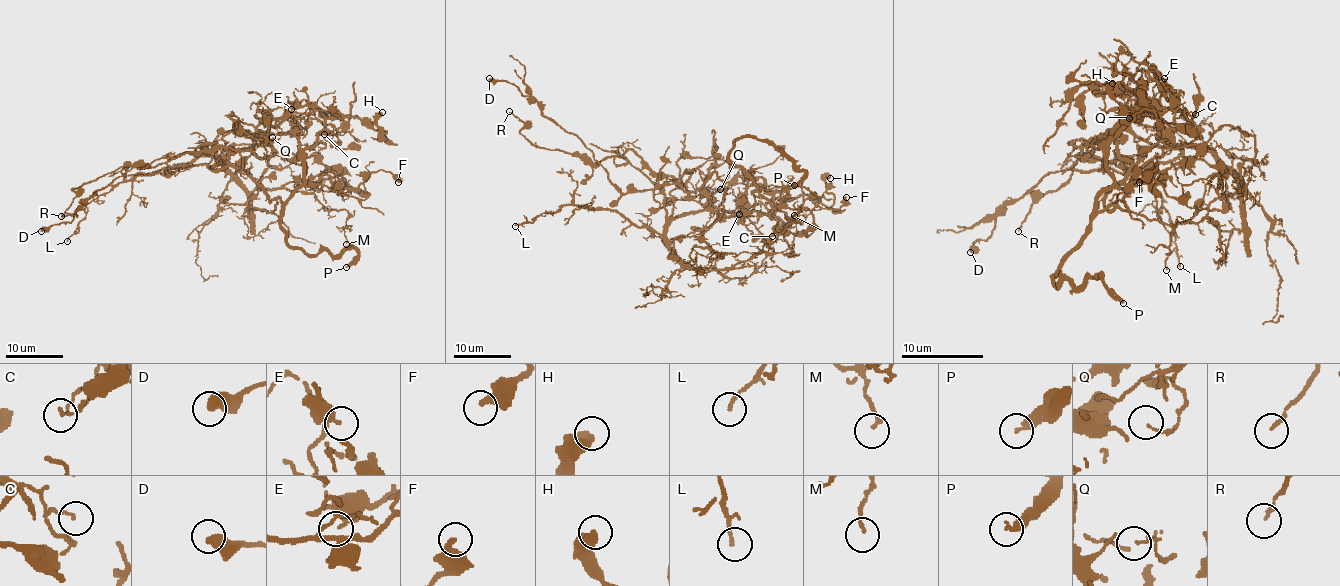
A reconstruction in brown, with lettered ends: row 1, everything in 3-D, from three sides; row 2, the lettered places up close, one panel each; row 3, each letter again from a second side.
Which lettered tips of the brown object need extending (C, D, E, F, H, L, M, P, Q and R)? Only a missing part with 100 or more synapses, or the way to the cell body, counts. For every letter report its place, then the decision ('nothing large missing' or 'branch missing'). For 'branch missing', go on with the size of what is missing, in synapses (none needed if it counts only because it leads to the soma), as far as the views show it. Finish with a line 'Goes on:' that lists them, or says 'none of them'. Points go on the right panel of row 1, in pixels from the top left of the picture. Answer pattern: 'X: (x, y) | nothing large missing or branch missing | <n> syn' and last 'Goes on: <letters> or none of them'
C: (1195, 114) | nothing large missing
D: (970, 252) | nothing large missing
E: (1164, 78) | nothing large missing
F: (1139, 182) | nothing large missing
H: (1112, 83) | nothing large missing
L: (1180, 266) | nothing large missing
M: (1166, 270) | nothing large missing
P: (1123, 303) | branch missing
Q: (1129, 118) | nothing large missing
R: (1018, 231) | nothing large missing
Goes on: P

